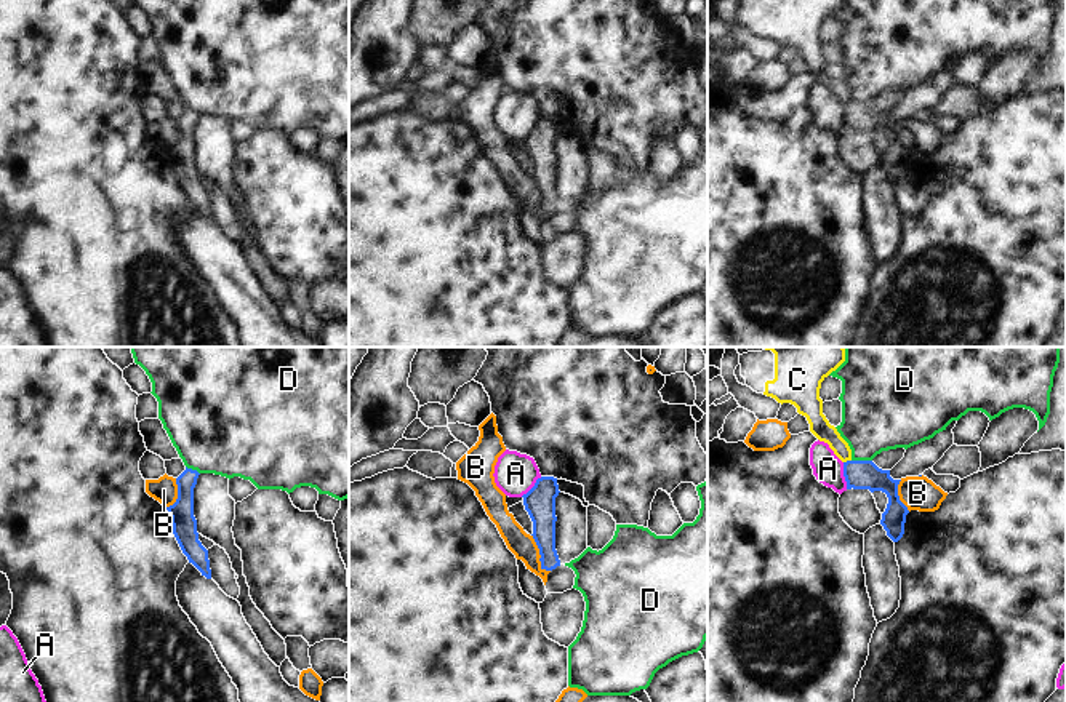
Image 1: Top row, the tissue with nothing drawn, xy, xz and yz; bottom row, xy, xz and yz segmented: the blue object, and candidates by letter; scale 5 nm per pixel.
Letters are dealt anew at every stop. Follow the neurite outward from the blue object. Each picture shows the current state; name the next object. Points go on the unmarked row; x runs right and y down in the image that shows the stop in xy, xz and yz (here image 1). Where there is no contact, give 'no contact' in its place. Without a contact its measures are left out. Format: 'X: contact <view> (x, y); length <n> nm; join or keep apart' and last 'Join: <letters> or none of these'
A: contact yz (844, 117); length 140 nm; keep apart
B: contact xz (540, 195); length 220 nm; keep apart
C: contact yz (847, 103); length 40 nm; keep apart
D: contact yz (861, 103); length 100 nm; keep apart
Join: none of these

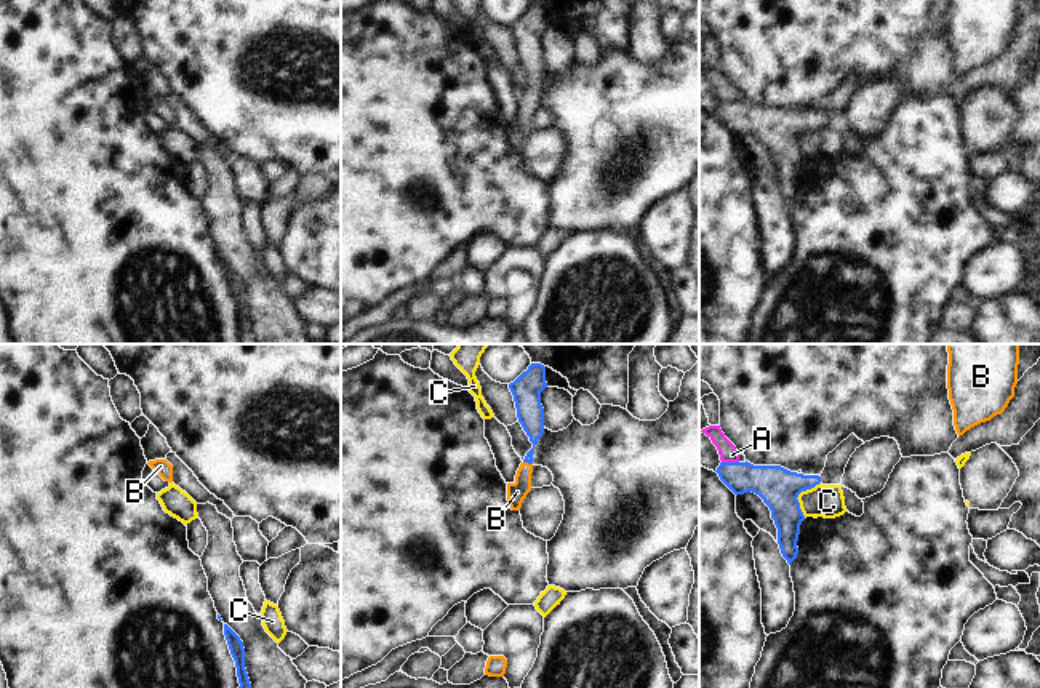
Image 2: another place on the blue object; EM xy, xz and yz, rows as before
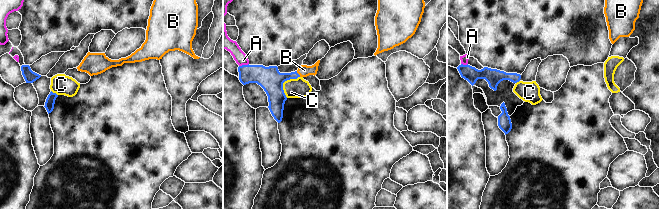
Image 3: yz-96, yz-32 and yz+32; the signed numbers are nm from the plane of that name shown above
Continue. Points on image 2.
A: contact yz (730, 104); length 90 nm; keep apart
B: contact xz (528, 104); length 50 nm; join
C: contact yz (797, 138); length 200 nm; keep apart
Join: B

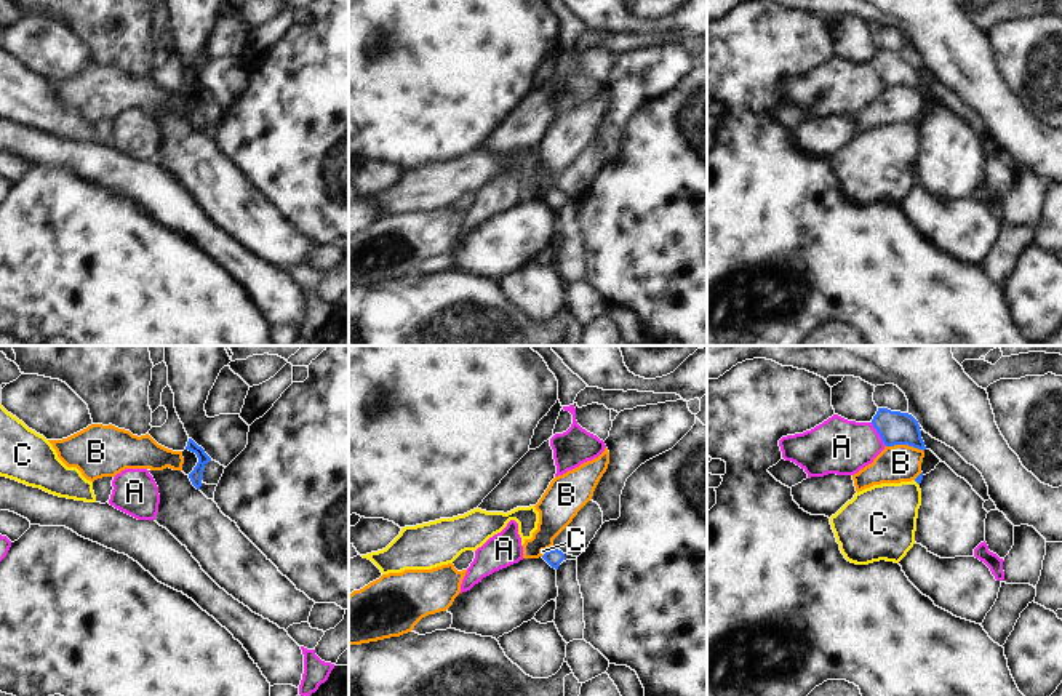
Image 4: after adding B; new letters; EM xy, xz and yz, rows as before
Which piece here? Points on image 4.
A: contact yz (878, 74); length 150 nm; keep apart
B: contact yz (906, 85); length 190 nm; keep apart
C: contact xz (544, 196); length 40 nm; keep apart
Join: none of these

